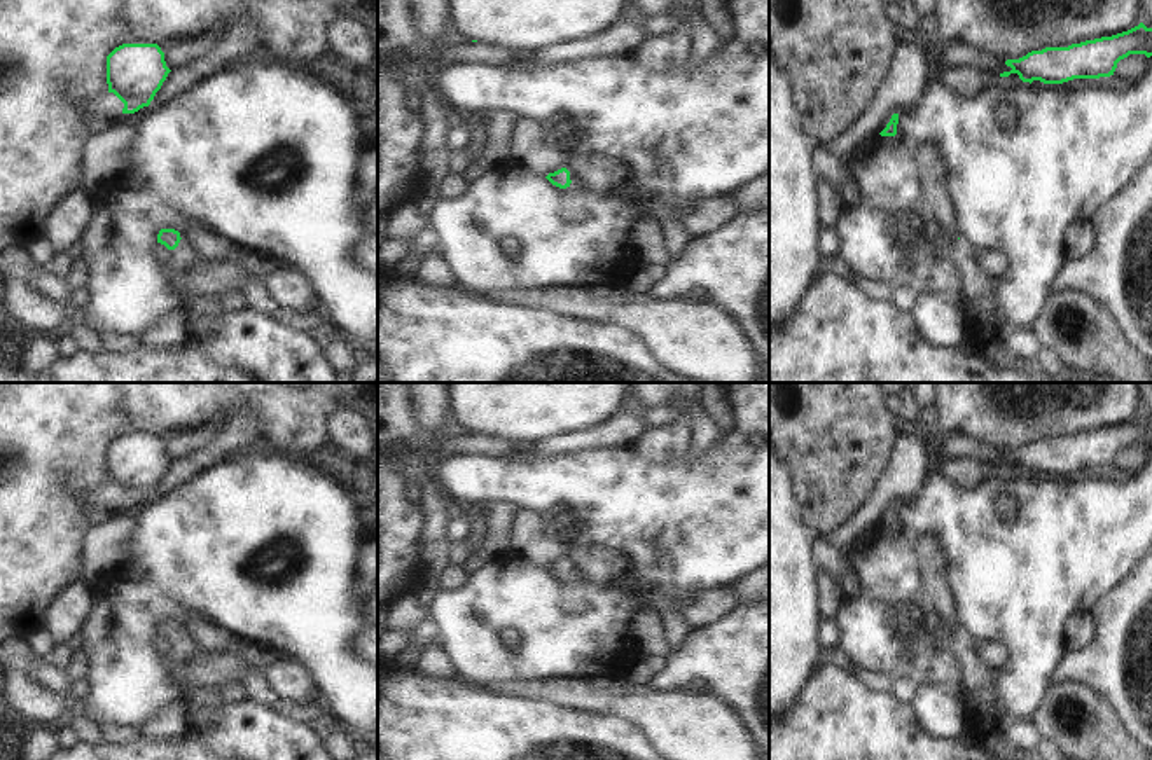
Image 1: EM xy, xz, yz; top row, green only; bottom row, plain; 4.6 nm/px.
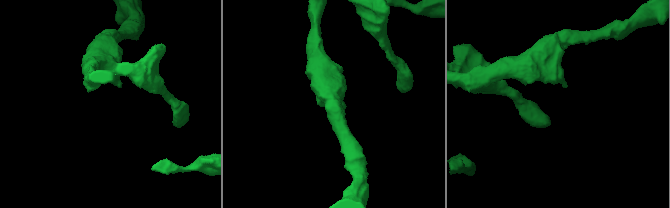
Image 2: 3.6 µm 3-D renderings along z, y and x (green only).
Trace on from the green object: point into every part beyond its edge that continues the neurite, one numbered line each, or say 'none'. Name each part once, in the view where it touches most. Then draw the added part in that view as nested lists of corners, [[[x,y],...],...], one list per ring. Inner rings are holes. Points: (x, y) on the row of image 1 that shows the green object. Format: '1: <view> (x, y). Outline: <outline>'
1: xy (184, 257). Outline: [[[180,239],[178,246],[171,252],[170,269],[177,269],[180,273],[189,271],[194,264],[201,262],[192,245]]]

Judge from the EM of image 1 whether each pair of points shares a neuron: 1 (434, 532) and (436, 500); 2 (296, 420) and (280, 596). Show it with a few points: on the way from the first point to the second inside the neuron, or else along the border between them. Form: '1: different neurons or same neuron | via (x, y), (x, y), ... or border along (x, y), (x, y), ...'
1: same neuron | via (434, 525), (434, 507)
2: different neurons | border along (256, 444), (308, 460)

